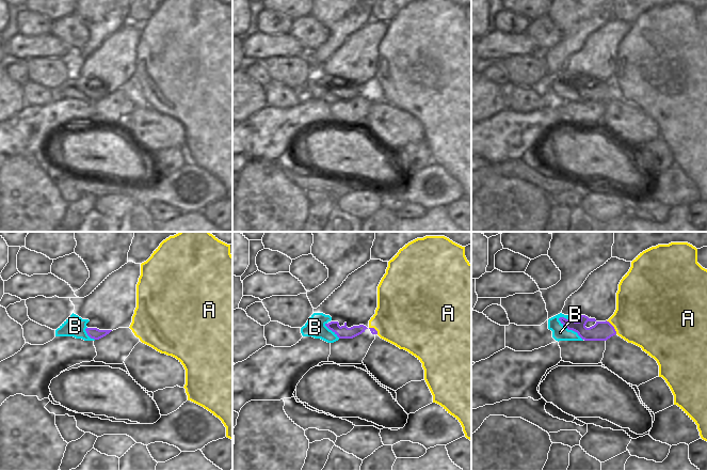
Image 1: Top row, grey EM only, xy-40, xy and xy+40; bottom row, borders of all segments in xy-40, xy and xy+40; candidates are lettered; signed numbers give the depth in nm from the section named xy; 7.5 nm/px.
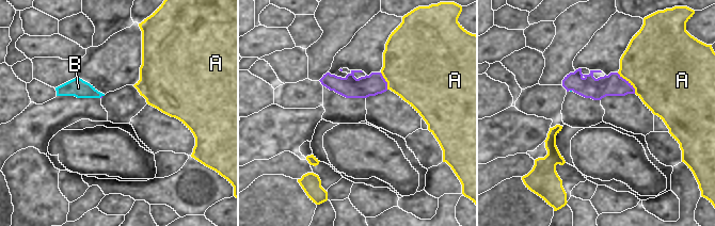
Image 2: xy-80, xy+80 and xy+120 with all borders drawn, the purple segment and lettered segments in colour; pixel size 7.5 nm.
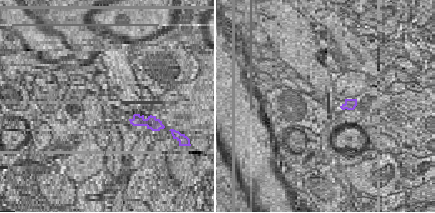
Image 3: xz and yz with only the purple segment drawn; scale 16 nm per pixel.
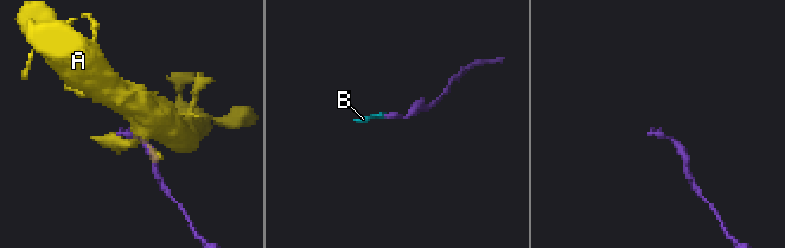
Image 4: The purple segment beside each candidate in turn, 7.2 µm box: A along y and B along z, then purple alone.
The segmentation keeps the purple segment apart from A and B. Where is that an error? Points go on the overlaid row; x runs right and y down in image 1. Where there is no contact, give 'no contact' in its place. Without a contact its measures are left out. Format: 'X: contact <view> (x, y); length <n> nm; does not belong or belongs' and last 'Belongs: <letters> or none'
A: contact xy+40 (613, 327); length 130 nm; does not belong
B: contact xy+40 (571, 329); length 260 nm; belongs
Belongs: B

